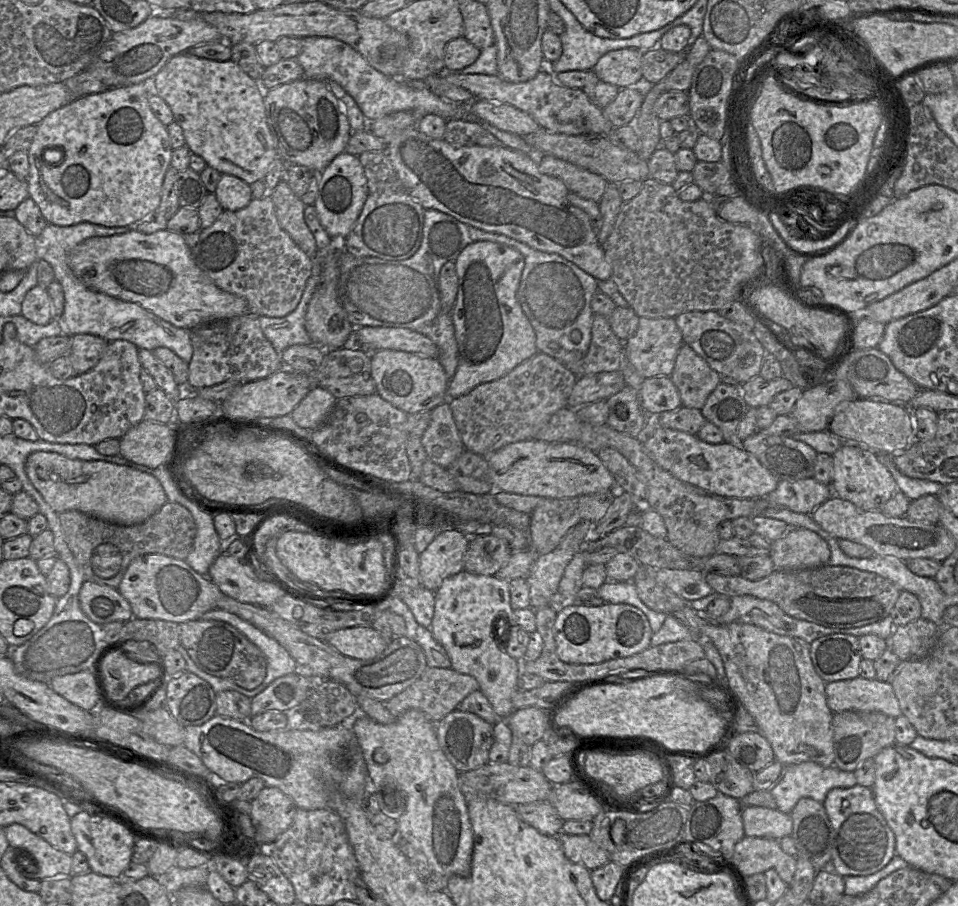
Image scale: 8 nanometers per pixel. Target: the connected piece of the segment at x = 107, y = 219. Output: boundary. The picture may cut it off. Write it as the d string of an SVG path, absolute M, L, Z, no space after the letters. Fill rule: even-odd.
M150 82L109 88L104 92L89 94L72 101L66 106L48 114L37 125L37 133L27 151L29 160L29 175L26 181L28 184L29 197L38 205L48 224L53 224L56 226L71 226L82 222L89 222L104 227L135 226L158 210L162 197L162 185L165 174L171 166L173 149L171 147L167 128L154 116L151 110L149 98L152 93L154 92L151 88ZM47 148L62 149L63 161L57 165L46 163L43 159L43 154Z

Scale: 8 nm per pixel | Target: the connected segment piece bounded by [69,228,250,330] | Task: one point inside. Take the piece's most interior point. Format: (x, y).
(157, 271)

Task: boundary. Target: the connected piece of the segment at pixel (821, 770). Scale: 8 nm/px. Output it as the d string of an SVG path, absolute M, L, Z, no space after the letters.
M814 762L784 765L782 776L770 791L753 791L742 800L743 806L760 806L778 809L782 813L791 814L797 802L803 798L811 798L823 804L827 793L833 788L851 788L857 784L854 772L846 772L836 766L823 767Z

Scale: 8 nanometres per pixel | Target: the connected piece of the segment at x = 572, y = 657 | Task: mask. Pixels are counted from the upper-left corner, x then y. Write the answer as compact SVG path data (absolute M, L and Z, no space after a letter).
M575 603L557 613L554 624L557 656L569 664L599 664L634 655L651 646L652 635L646 615L629 604L590 607Z

